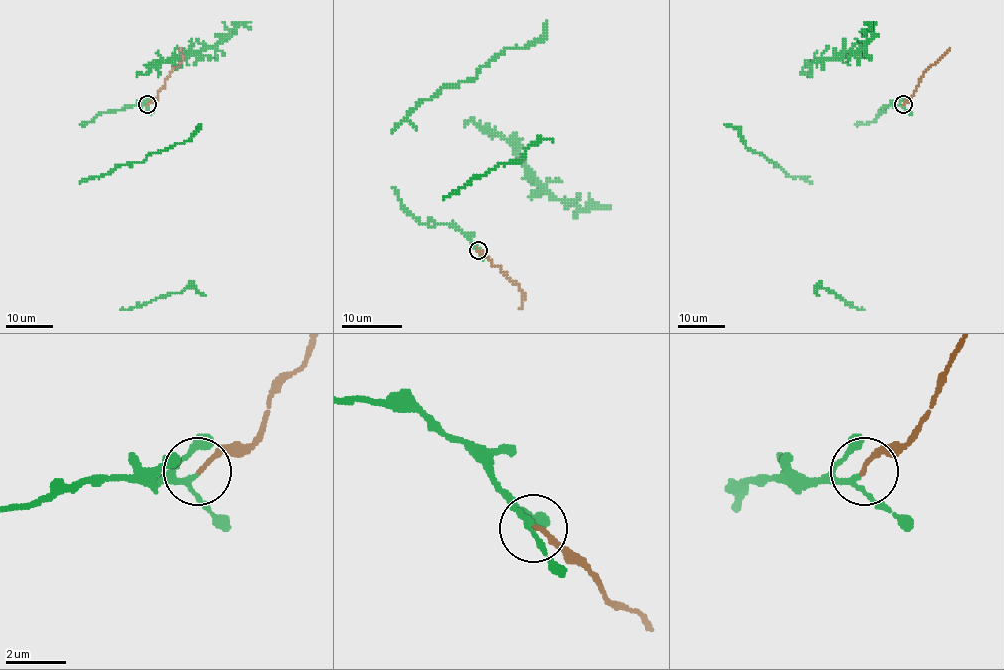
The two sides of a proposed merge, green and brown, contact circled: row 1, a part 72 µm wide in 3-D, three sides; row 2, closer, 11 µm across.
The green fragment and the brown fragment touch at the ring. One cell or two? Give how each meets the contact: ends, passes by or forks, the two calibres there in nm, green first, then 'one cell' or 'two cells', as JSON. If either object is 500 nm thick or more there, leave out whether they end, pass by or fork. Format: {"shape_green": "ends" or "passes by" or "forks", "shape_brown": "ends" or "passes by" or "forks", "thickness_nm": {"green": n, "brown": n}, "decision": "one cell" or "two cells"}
{"shape_green": "passes by", "shape_brown": "ends", "thickness_nm": {"green": 130, "brown": 140}, "decision": "one cell"}

